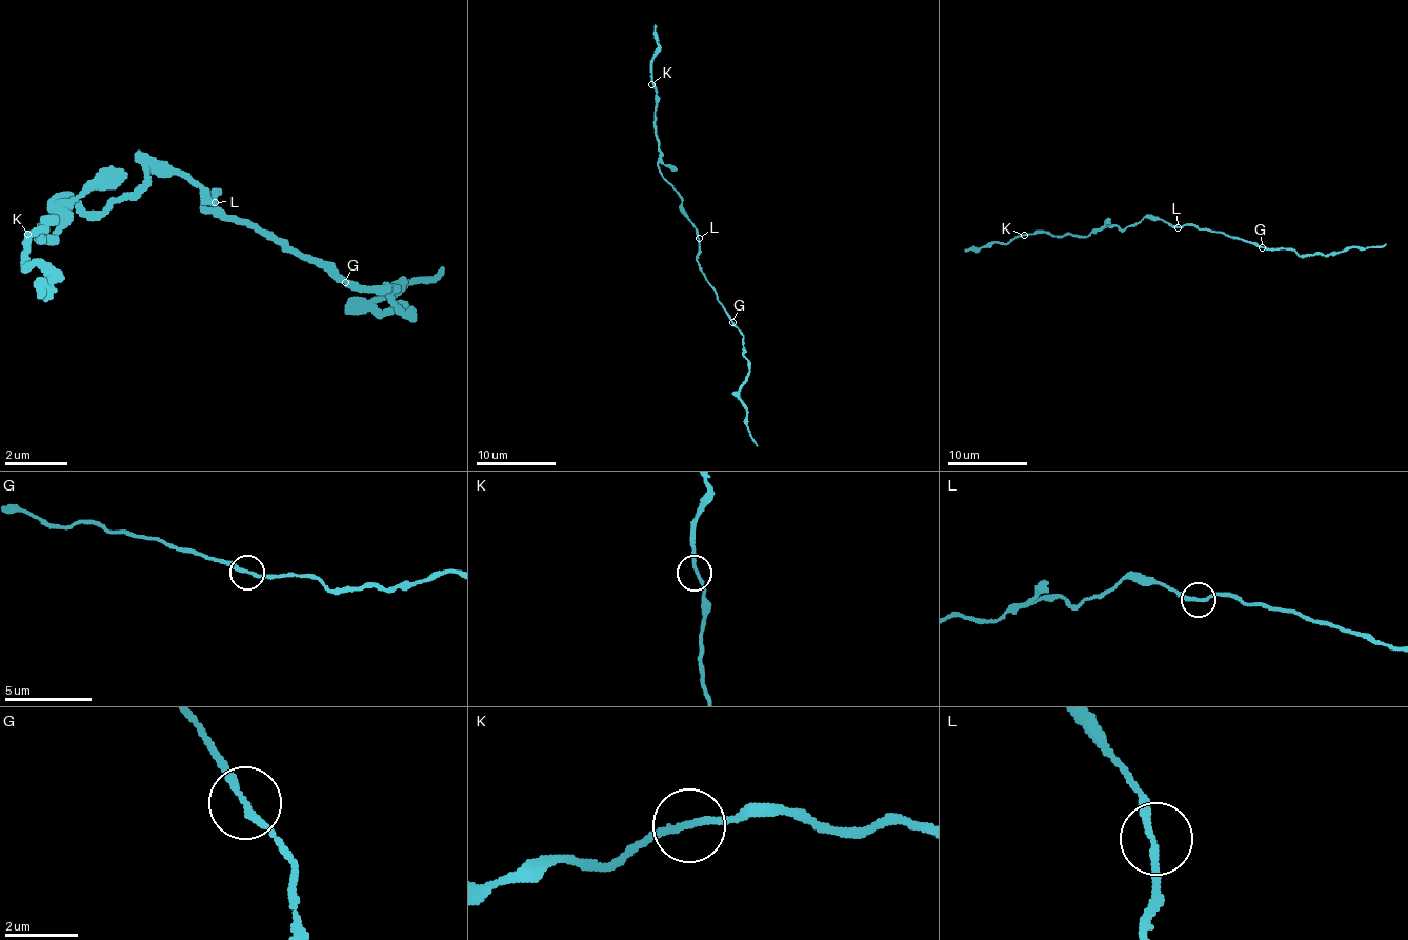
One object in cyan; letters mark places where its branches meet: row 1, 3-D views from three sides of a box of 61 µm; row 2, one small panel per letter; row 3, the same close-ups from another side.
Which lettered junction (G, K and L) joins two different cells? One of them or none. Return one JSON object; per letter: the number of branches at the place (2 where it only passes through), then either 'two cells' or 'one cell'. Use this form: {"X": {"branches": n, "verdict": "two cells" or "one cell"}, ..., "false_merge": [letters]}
{"G": {"branches": 2, "verdict": "two cells"}, "K": {"branches": 2, "verdict": "one cell"}, "L": {"branches": 2, "verdict": "one cell"}, "false_merge": ["G"]}

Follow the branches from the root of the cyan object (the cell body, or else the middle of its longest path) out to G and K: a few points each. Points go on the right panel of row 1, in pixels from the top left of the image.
G: (1178, 227), (1193, 225), (1222, 231), (1261, 246)
K: (1178, 227), (1170, 227), (1160, 219), (1142, 217), (1123, 228), (1097, 228), (1083, 237), (1047, 233), (1024, 235)

